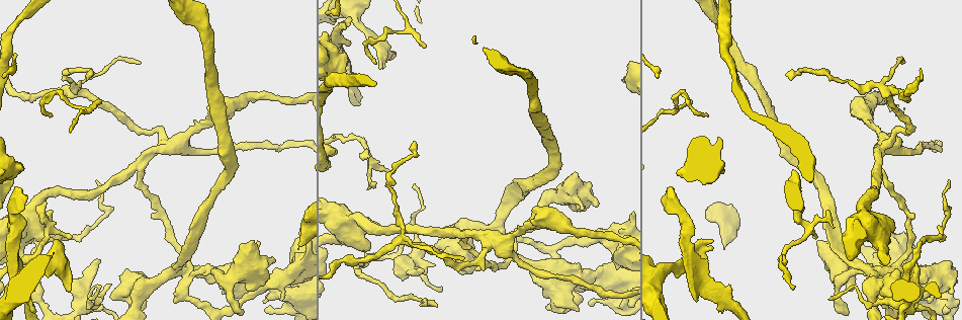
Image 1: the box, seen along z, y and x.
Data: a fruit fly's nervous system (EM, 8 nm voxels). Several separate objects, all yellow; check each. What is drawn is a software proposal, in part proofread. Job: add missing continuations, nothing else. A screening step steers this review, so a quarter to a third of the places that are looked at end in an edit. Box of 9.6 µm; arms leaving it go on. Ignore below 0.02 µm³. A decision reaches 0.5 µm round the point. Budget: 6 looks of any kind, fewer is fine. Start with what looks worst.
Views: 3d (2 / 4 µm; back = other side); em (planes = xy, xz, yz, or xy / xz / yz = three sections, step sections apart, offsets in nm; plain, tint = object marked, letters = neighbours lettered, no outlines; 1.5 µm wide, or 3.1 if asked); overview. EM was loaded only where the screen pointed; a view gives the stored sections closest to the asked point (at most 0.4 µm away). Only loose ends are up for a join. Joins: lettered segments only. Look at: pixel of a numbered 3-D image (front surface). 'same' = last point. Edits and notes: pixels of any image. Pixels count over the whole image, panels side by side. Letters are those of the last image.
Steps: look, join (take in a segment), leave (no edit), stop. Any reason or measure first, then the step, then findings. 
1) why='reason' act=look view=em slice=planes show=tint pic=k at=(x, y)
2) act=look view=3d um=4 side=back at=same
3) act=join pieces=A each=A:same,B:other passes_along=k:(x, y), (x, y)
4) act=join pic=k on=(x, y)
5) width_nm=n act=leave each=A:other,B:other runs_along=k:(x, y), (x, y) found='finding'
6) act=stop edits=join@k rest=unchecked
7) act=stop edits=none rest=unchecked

why='an open end' act=look view=3d um=4 pic=1 at=(69, 287)

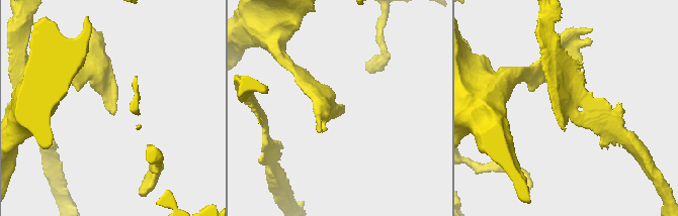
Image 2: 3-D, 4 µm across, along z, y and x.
why='need the tissue' act=look view=em slice=xy step=8 show=letters pic=2 at=(340, 106)

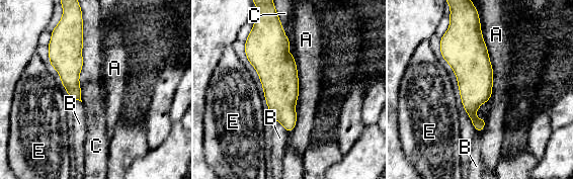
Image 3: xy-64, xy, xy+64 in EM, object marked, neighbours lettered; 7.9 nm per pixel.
why='cut it another way' act=look view=em slice=planes show=letters at=same

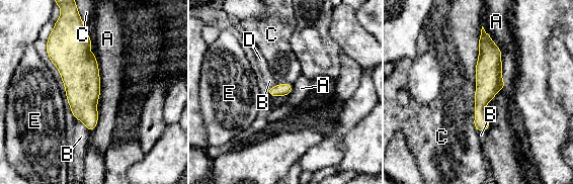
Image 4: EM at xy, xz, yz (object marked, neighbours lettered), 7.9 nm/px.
width_nm=220 act=leave each=A:other,B:other,C:other,D:other,E:other found='no lettered segment goes on from it'

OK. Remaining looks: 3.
why='free end' act=look view=3d um=4 pic=1 at=(21, 190)

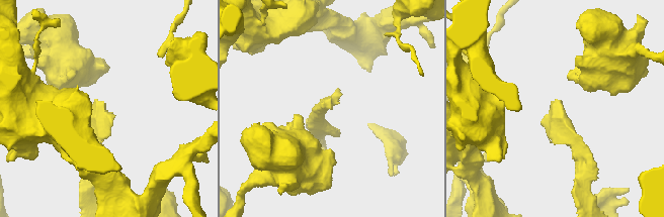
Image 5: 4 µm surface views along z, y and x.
act=look view=em slice=planes show=letters pic=5 at=(552, 103)

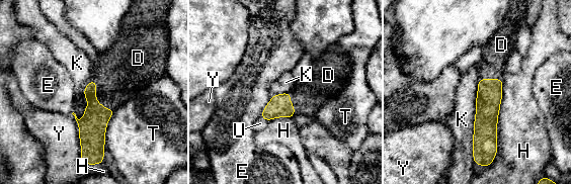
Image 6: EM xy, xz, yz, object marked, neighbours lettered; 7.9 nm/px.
act=join pieces=D each=D:same,E:other,H:other,K:other,T:other,U:other,Y:other passes_along=6:(92, 127), (96, 98), (118, 76) found='it goes on there'

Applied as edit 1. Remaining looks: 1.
act=look view=em slice=planes show=letters pic=1 at=(825, 228)

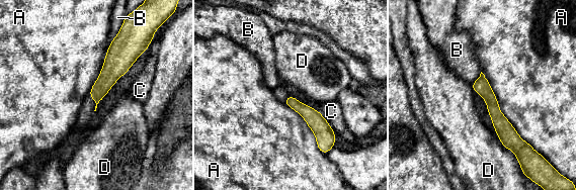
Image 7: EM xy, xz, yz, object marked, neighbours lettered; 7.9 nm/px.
act=leave each=A:other,B:other,C:other,D:other border=7:(481, 71), (499, 110), (531, 147) found='no lettered segment goes on from it'

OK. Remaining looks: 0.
act=stop edits=join@6 rest=unchecked

